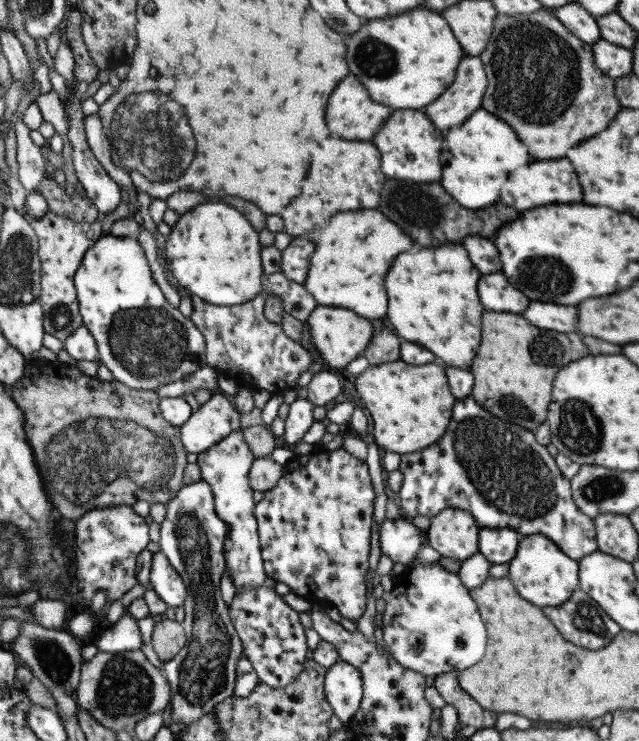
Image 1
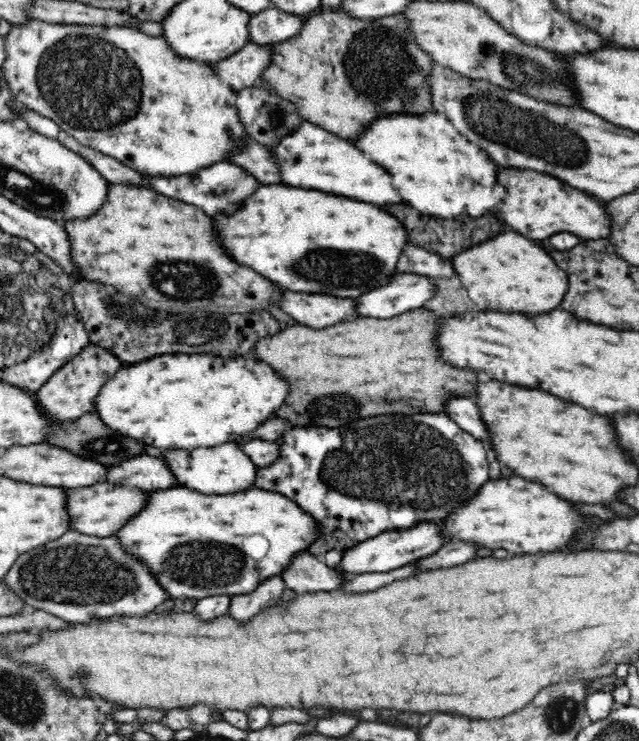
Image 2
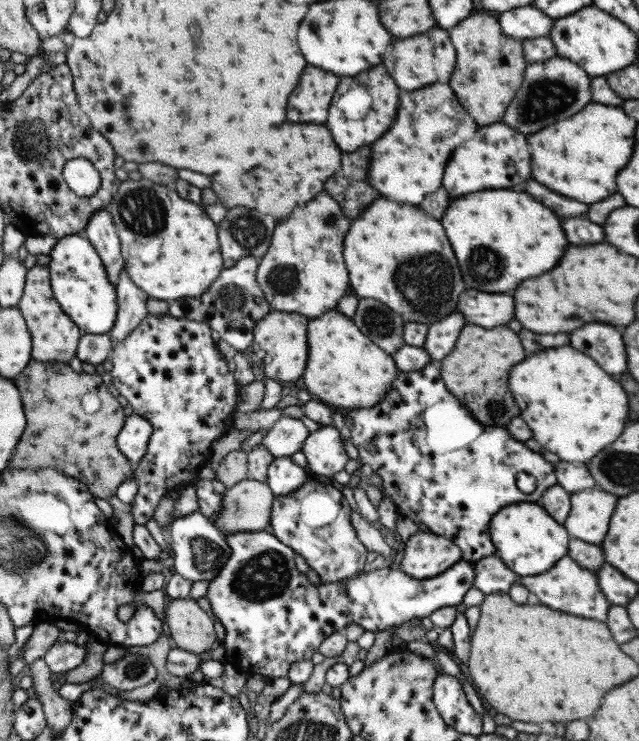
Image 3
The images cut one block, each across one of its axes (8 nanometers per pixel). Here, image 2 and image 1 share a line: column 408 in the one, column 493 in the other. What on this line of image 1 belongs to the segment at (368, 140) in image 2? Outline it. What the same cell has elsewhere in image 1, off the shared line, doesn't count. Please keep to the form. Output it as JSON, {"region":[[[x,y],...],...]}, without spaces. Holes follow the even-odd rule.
{"region":[[[479,108],[463,122],[463,126],[451,126],[443,140],[441,186],[463,208],[485,208],[497,202],[507,174],[531,160],[533,156],[529,156],[527,146],[517,140],[515,132],[507,124]]]}

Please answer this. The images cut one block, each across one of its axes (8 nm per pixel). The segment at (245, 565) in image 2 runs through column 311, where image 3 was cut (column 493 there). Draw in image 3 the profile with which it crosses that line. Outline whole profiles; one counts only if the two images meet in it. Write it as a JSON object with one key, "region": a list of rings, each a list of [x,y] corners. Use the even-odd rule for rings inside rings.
{"region":[[[509,502],[489,520],[489,538],[495,546],[499,560],[521,576],[531,576],[549,570],[559,558],[569,552],[569,534],[563,524],[547,514],[547,510],[535,502]]]}

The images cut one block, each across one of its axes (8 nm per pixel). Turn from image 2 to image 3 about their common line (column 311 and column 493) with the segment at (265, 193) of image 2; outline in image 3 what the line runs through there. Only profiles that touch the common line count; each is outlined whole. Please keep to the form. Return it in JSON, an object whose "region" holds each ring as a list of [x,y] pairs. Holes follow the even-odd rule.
{"region":[[[483,190],[449,202],[441,226],[457,258],[465,288],[487,294],[511,294],[525,278],[551,270],[567,240],[551,210],[533,202],[529,194],[513,190]]]}

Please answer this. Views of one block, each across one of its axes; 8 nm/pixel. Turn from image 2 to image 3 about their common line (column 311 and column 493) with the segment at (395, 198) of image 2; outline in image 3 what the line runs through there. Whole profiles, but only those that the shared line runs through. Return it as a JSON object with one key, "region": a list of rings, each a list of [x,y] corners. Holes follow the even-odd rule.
{"region":[[[501,122],[477,128],[473,138],[457,146],[457,152],[455,150],[451,152],[451,158],[447,160],[443,170],[441,186],[447,190],[451,198],[455,198],[467,192],[511,188],[515,184],[525,182],[525,178],[529,178],[529,154],[525,142],[527,142],[525,134]]]}

